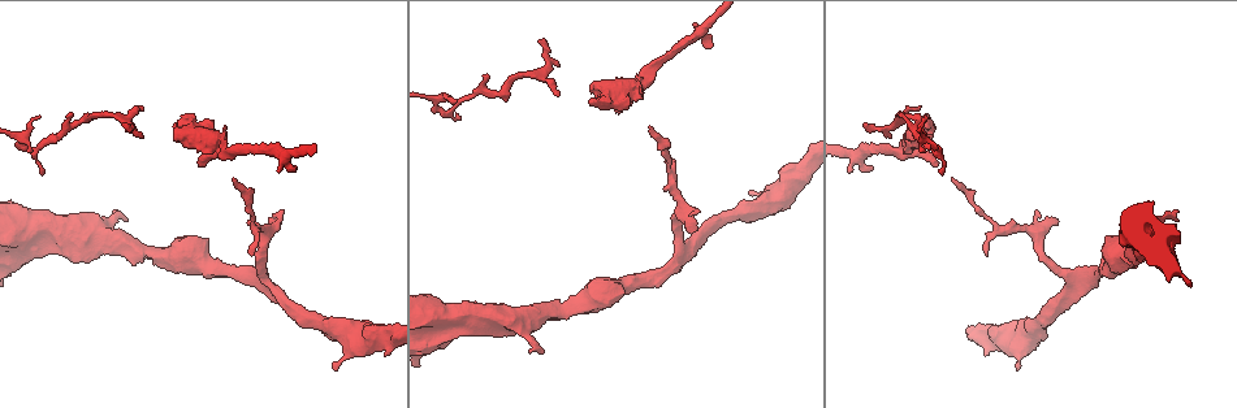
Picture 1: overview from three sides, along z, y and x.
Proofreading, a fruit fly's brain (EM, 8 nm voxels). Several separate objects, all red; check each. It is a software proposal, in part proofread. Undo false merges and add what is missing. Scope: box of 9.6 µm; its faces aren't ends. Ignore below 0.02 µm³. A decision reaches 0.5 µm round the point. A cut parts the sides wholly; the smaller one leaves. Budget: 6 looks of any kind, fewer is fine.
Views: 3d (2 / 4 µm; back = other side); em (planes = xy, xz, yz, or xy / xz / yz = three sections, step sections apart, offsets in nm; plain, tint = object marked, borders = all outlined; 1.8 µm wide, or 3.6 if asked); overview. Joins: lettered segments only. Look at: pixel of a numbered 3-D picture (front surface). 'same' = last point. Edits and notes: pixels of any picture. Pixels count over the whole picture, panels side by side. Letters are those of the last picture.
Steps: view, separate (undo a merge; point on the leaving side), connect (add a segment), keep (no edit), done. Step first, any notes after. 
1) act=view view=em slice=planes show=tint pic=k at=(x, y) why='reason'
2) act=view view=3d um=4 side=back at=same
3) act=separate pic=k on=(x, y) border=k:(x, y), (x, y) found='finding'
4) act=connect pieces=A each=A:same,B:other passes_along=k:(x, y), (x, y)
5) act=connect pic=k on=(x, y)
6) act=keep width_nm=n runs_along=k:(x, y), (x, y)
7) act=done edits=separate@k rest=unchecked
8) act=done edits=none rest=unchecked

act=view view=3d um=2 pic=1 at=(923, 117)

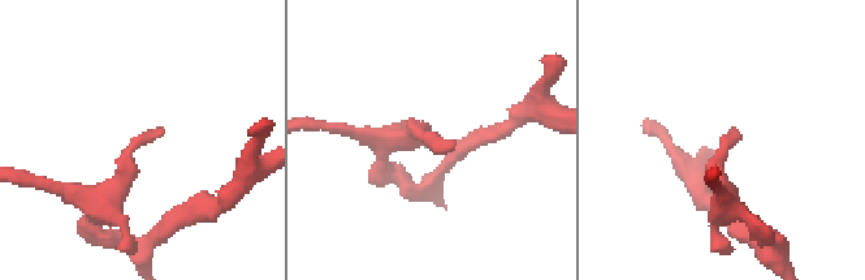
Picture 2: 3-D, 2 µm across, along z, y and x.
act=view view=em slice=planes show=tint pic=2 at=(733, 126)

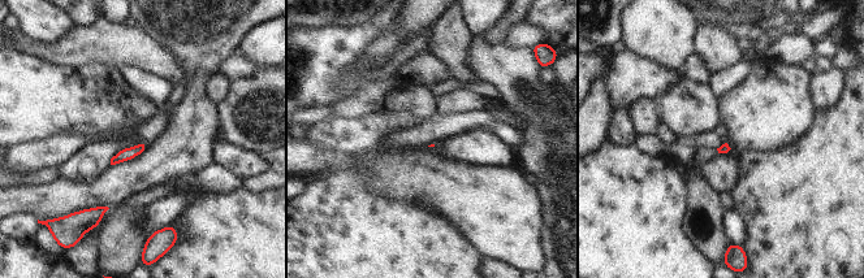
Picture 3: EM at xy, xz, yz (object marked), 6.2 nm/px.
act=view view=em slice=planes show=borders at=same

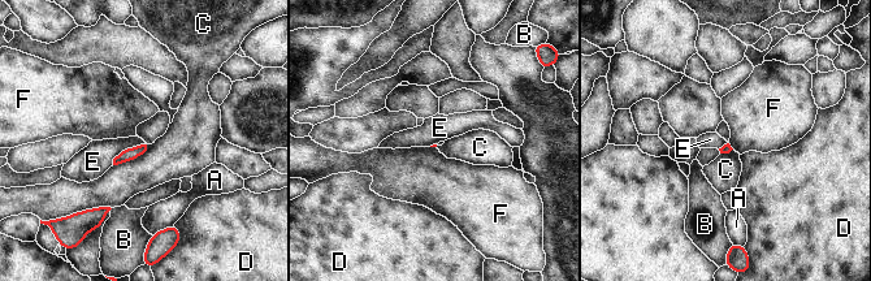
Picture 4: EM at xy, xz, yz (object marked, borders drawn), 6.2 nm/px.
act=keep each=A:other,B:other,C:other,D:other,E:other,F:other border=4:(146, 143), (124, 148), (112, 164) found='no lettered segment goes on from it'

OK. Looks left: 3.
act=view view=3d um=2 pic=1 at=(869, 166) why='an open end'

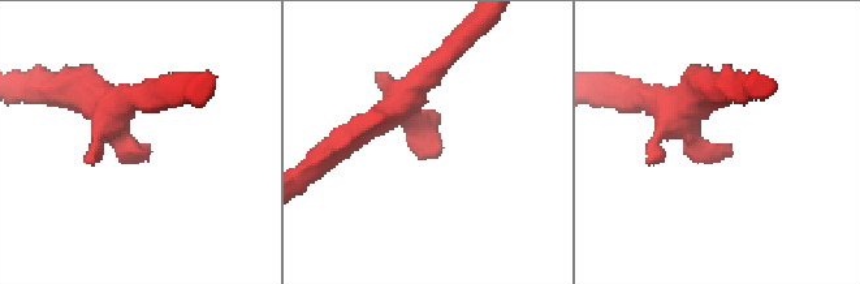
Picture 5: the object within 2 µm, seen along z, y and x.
act=view view=em slice=planes show=borders pic=5 at=(725, 145)

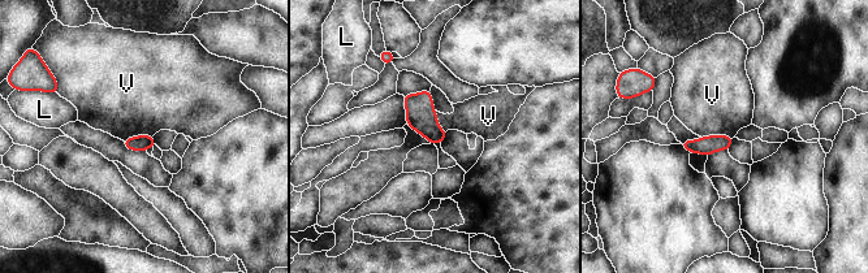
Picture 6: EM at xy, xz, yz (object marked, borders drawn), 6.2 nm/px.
act=keep each=L:other,V:other border=6:(733, 135), (700, 137) found='none of them fits'

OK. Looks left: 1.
act=done edits=none rest=unchecked

